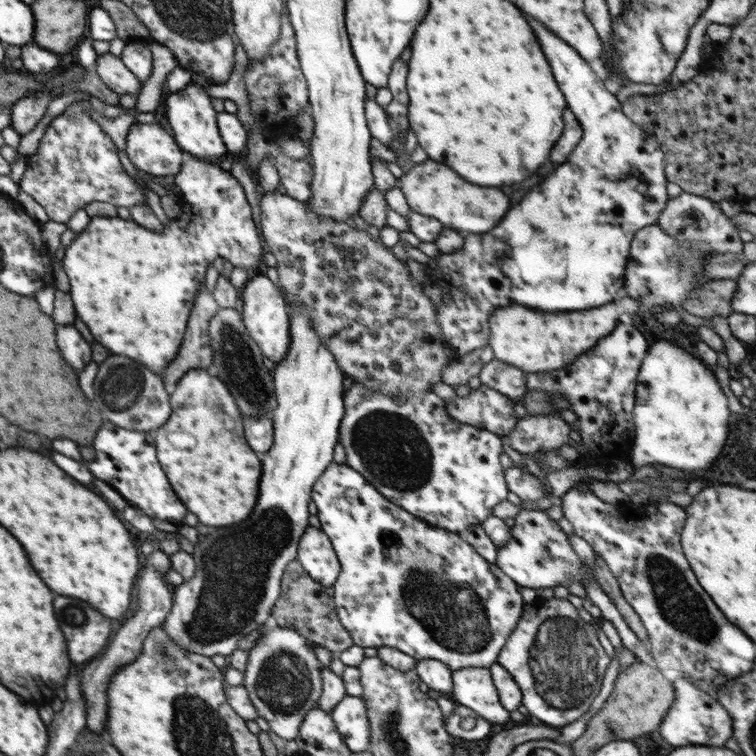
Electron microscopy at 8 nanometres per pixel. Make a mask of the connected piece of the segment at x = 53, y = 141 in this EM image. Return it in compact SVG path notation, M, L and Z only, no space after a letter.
M80 100L65 108L63 114L56 116L48 124L40 139L38 152L26 164L26 170L20 178L19 190L30 194L38 204L41 204L50 221L64 224L72 219L74 212L80 209L84 210L88 203L94 203L96 200L126 208L134 205L147 205L144 200L144 190L148 189L148 185L140 186L134 178L124 171L110 133L104 131L102 124L92 118L92 110L94 109L88 100Z

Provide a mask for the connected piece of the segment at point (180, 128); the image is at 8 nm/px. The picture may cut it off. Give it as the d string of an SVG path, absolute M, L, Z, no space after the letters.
M188 84L184 90L173 94L167 92L167 100L164 106L165 120L168 121L174 140L182 151L189 153L192 157L218 163L219 160L229 157L224 142L219 133L217 125L217 112L212 106L212 98L198 84Z

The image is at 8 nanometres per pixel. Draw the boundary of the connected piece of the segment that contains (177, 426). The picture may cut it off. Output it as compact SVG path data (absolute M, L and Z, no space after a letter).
M190 370L170 396L172 416L156 430L157 459L178 498L206 526L246 520L258 500L262 464L244 440L242 416L227 386L204 370Z

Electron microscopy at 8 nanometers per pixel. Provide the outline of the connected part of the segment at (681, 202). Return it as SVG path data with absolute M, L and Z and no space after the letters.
M683 192L678 197L669 197L664 213L658 219L658 226L678 241L694 241L707 244L707 252L734 253L743 252L743 241L732 220L720 210L713 200Z

